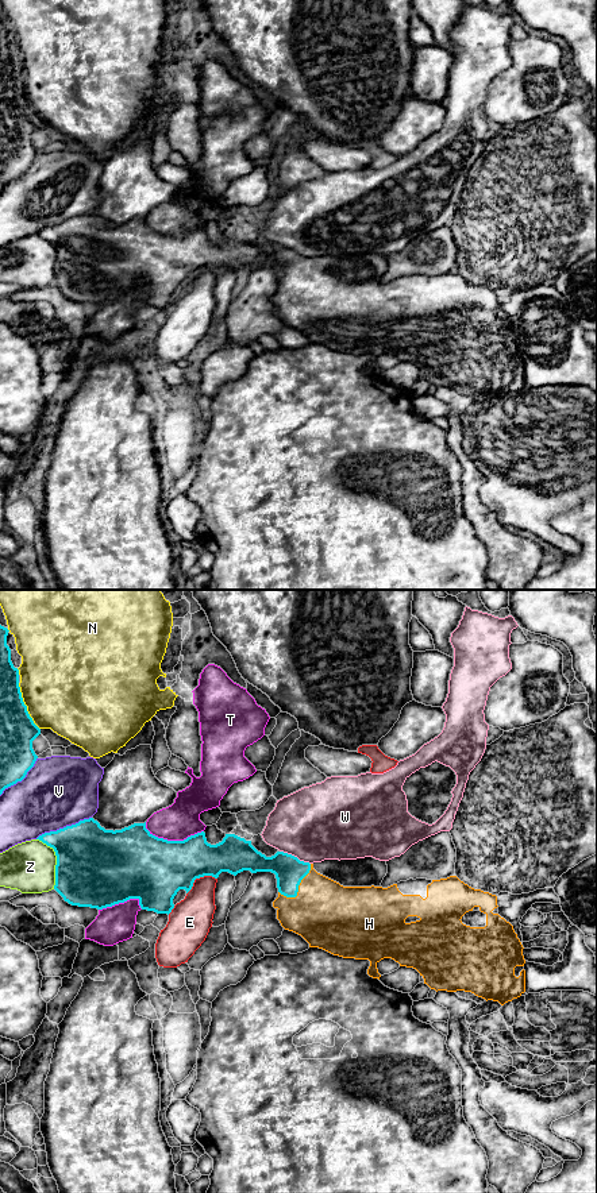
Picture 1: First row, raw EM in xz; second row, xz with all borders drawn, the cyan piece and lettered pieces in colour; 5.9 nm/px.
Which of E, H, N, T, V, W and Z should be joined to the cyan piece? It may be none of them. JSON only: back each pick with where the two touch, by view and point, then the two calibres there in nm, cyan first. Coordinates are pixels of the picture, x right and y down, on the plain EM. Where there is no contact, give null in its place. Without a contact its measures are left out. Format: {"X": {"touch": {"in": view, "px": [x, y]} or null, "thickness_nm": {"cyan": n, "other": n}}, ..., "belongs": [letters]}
{"H": {"touch": {"in": "xz", "px": [297, 284]}, "thickness_nm": {"cyan": 180, "other": 400}}, "belongs": ["H"]}

